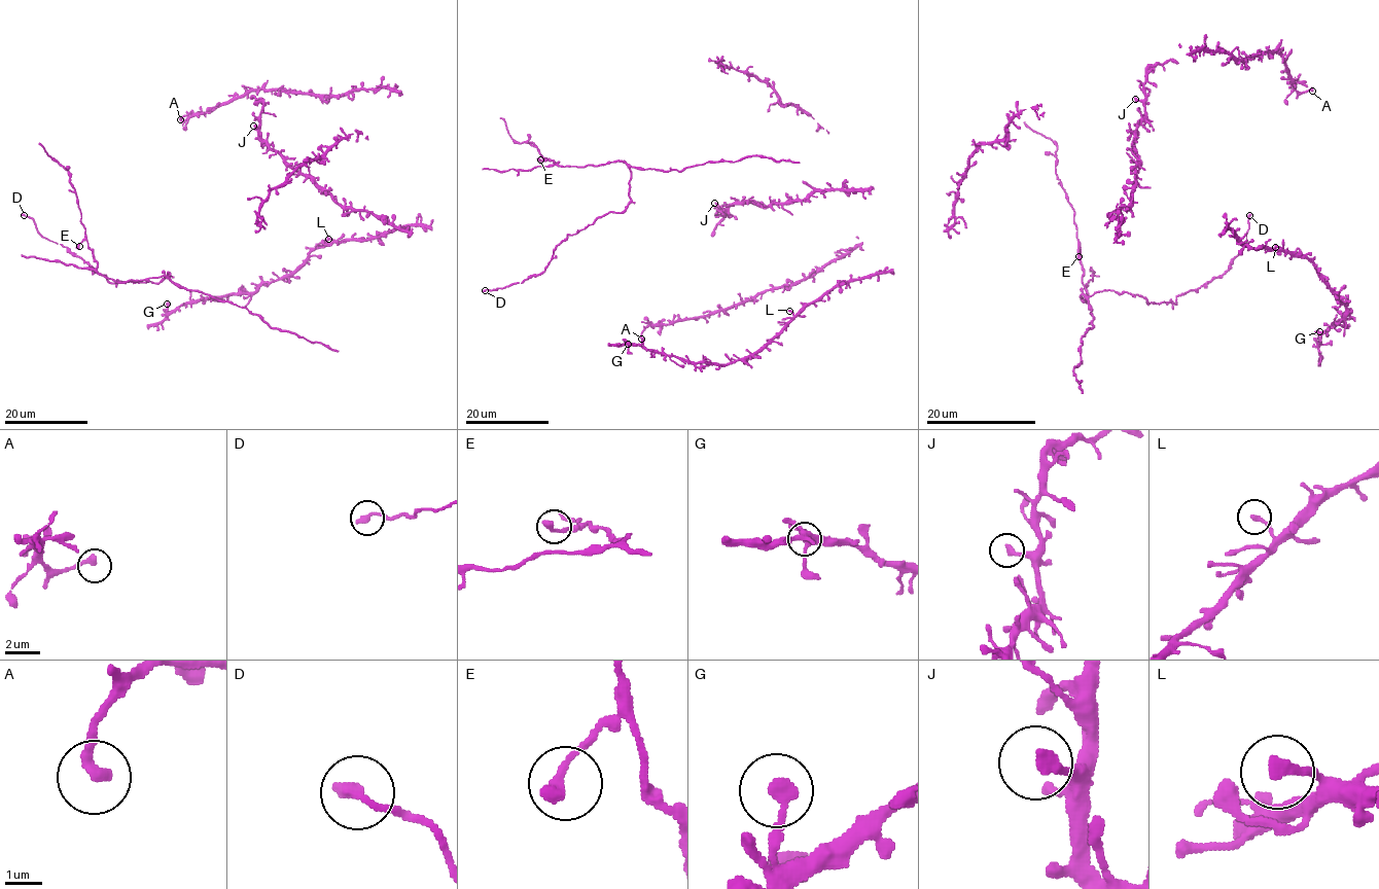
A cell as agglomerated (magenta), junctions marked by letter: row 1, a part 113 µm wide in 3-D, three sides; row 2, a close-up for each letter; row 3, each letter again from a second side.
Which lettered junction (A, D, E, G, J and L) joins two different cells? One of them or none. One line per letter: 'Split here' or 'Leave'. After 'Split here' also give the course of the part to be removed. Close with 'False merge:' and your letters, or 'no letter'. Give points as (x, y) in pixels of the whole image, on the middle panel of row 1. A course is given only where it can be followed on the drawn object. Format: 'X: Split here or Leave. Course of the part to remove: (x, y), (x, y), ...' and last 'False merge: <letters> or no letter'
A: Leave
D: Leave
E: Leave
G: Leave
J: Leave
L: Leave
False merge: no letter

